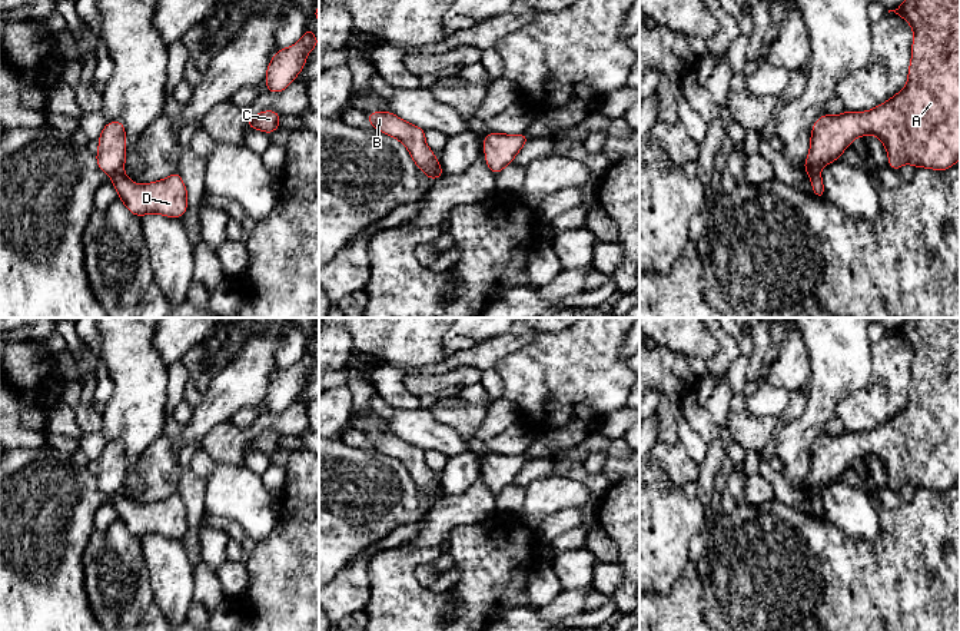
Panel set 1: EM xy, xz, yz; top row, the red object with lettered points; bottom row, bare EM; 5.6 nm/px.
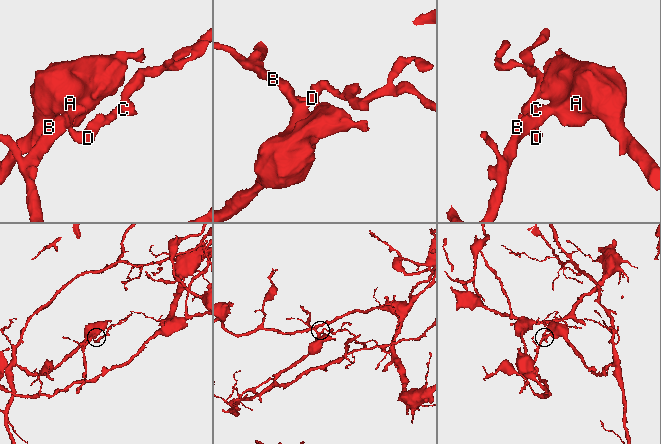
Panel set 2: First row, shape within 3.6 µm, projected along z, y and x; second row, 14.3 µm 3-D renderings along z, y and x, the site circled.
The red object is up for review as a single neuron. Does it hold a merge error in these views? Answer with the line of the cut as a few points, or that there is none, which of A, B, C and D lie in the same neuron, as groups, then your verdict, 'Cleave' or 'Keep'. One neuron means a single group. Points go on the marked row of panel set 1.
Split along xy (122, 169), (112, 176). Groups: A B / C D. Cleave

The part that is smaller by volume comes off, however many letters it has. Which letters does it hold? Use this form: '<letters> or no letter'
C, D

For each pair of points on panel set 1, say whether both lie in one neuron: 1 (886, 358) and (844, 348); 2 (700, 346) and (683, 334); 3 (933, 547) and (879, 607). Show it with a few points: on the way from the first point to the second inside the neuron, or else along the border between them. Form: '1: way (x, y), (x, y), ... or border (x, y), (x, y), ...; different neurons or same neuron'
1: border (872, 344), (872, 377), (861, 387); different neurons
2: way (696, 342), (687, 334); same neuron
3: way (924, 561), (893, 593); same neuron

